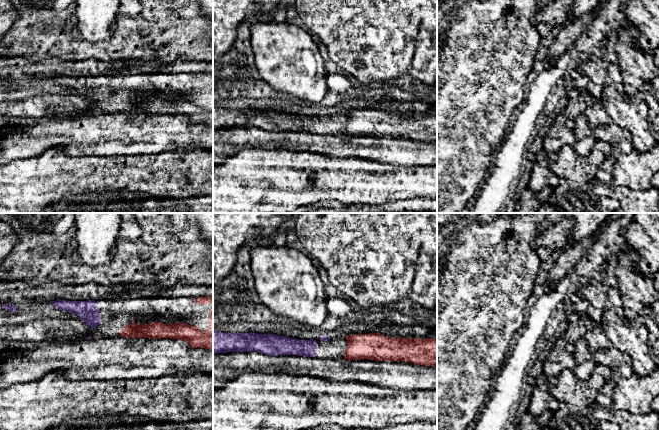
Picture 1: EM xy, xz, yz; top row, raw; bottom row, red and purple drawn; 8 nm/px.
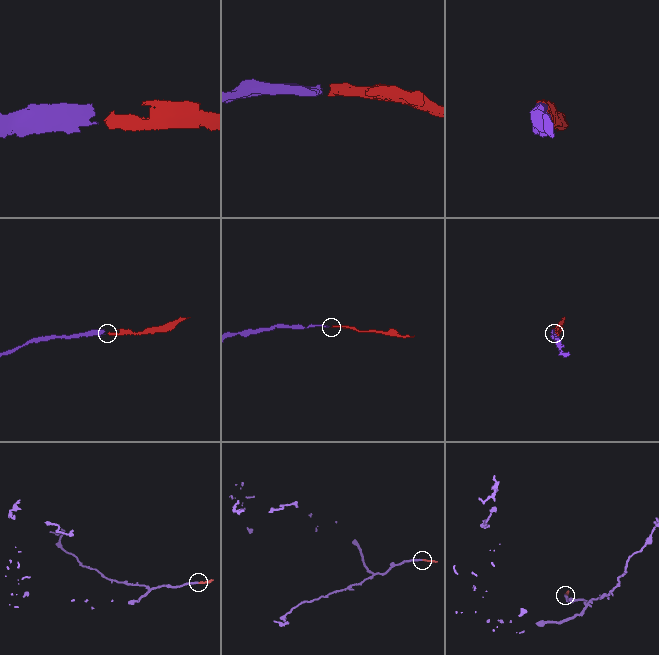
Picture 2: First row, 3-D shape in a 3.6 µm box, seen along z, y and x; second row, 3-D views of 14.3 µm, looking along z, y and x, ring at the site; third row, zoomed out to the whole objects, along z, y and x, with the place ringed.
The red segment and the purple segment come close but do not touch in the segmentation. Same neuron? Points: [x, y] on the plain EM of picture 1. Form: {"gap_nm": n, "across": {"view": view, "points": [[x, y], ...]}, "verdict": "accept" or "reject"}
{"gap_nm": 130, "across": {"view": "xz", "points": [[345, 113], [329, 113]]}, "verdict": "accept"}

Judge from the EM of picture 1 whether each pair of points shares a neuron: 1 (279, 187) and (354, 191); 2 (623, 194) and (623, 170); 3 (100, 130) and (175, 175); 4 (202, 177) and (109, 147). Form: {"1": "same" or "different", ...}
{"1": "same", "2": "different", "3": "different", "4": "different"}

